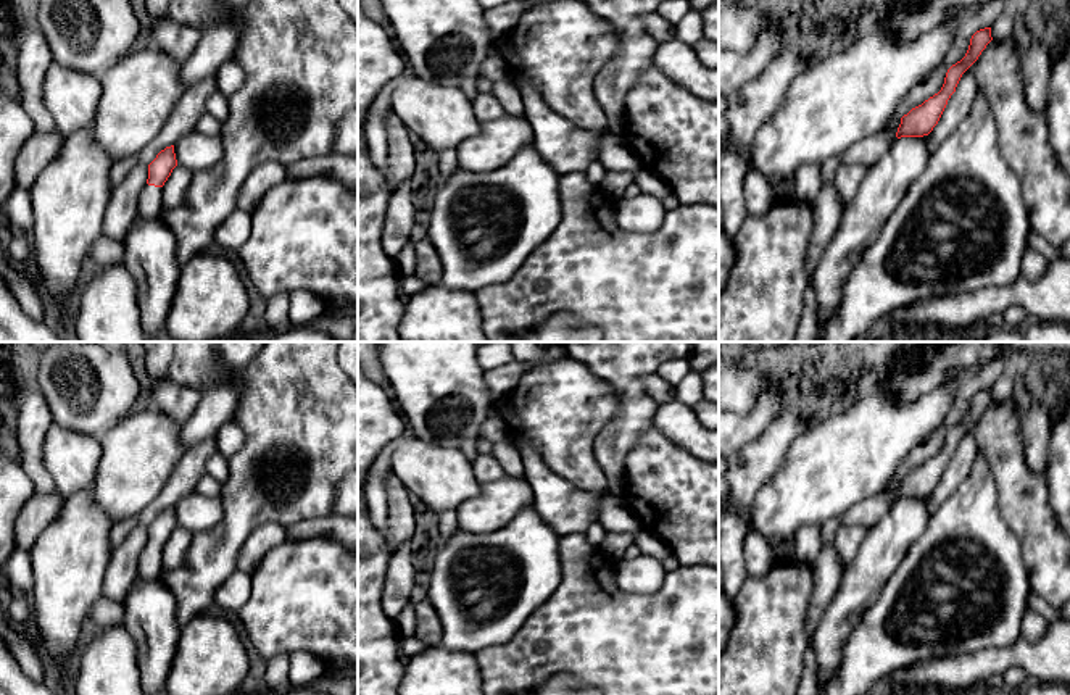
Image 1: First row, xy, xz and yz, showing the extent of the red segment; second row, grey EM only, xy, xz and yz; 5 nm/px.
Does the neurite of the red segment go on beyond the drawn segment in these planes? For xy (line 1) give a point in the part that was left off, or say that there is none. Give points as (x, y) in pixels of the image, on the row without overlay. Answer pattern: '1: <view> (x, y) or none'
1: xy (150, 561)

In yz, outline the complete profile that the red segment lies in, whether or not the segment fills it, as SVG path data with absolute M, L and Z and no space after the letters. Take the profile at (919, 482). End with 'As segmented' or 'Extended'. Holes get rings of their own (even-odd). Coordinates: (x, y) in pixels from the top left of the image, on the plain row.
M991 389L980 390L972 397L965 418L948 431L941 452L901 479L898 500L923 498L933 492L962 435L978 421L991 402Z. As segmented

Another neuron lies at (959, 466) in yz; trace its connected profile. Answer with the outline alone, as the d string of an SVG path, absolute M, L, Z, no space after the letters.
M975 424L962 435L956 453L948 461L948 466L928 495L928 513L935 514L936 510L946 501L956 489L968 477L972 466L977 460L977 442L973 434Z

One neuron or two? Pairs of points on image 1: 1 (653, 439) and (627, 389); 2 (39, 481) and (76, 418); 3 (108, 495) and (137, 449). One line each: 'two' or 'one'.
1: two
2: two
3: one

